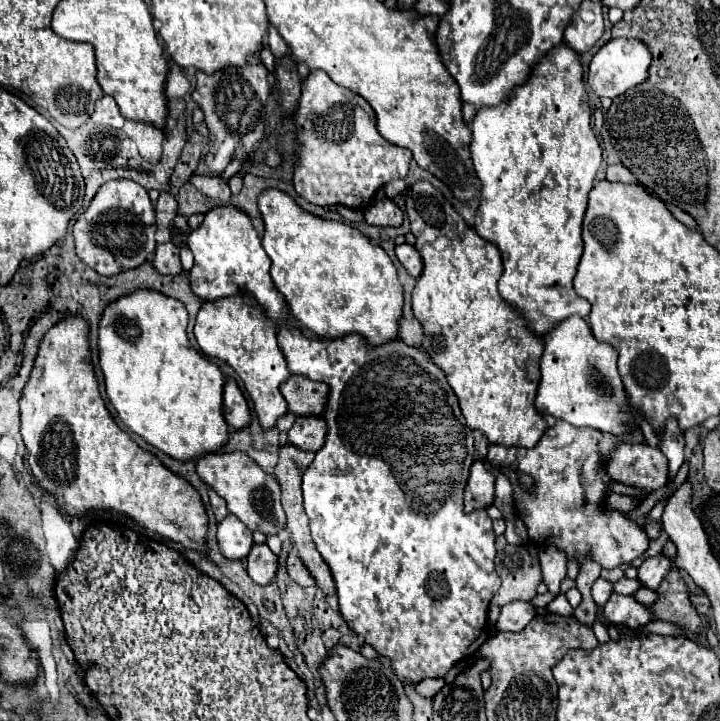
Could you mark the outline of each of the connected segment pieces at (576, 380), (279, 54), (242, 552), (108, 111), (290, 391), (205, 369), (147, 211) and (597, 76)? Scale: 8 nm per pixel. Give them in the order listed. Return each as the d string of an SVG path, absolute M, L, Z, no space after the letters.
M578 316L566 318L560 326L544 336L544 354L540 360L540 388L536 394L536 408L576 428L596 428L620 436L634 424L630 414L636 414L626 404L622 380L616 370L618 354L608 344L594 340L586 320Z
M270 26L270 34L268 34L268 48L270 52L274 54L276 60L282 60L286 54L288 54L288 46L286 42L282 40L282 36L276 32L274 26Z
M228 514L218 524L220 550L230 560L242 560L252 548L252 532L234 514Z
M104 96L102 100L98 100L90 118L96 124L104 124L104 126L112 126L112 128L122 128L122 124L124 124L122 116L118 116L118 104L114 104L114 100L110 100L110 96Z
M290 376L280 386L280 392L288 402L288 410L296 416L322 414L328 398L328 386L324 382L314 382L304 376Z
M138 288L136 292L124 294L106 304L98 324L100 370L104 374L106 394L120 420L130 432L142 436L148 444L178 460L218 450L228 442L228 424L222 416L224 376L216 364L190 346L186 326L186 308L178 300L162 296L162 292L152 288Z
M110 180L72 226L78 258L102 276L132 270L154 254L156 218L148 192L134 180Z
M618 38L618 40L610 40L606 42L598 54L592 58L590 62L590 70L588 70L588 86L592 88L594 94L608 96L608 98L616 98L620 94L624 94L628 88L640 84L646 78L650 66L650 52L646 48L646 44L642 44L640 40L628 40L628 38Z

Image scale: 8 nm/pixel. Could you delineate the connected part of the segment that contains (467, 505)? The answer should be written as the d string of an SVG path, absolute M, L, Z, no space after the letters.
M480 460L472 464L468 488L464 494L464 510L472 512L490 506L494 500L494 474L484 468Z

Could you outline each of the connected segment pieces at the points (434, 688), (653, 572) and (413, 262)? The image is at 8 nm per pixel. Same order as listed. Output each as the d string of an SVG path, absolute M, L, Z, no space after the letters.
M426 678L426 680L416 682L416 684L414 684L414 690L416 690L420 696L432 698L442 686L444 686L444 680L442 680L442 678Z
M664 554L646 558L642 562L642 566L638 568L638 580L642 582L644 588L652 588L656 590L658 584L670 574L670 570L674 568L674 562L670 558L666 558Z
M402 244L402 246L396 246L396 256L400 260L400 264L406 268L406 272L414 278L420 276L422 272L422 258L418 254L418 250L410 244Z

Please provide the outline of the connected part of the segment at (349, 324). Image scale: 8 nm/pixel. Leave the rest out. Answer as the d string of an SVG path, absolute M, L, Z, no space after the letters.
M266 188L258 196L258 210L264 220L262 246L272 260L270 276L280 294L284 294L292 316L320 338L340 338L346 334L362 334L368 344L382 344L398 336L398 318L402 316L402 284L398 282L396 266L388 254L372 244L350 224L318 218L302 210L292 196L278 188Z

